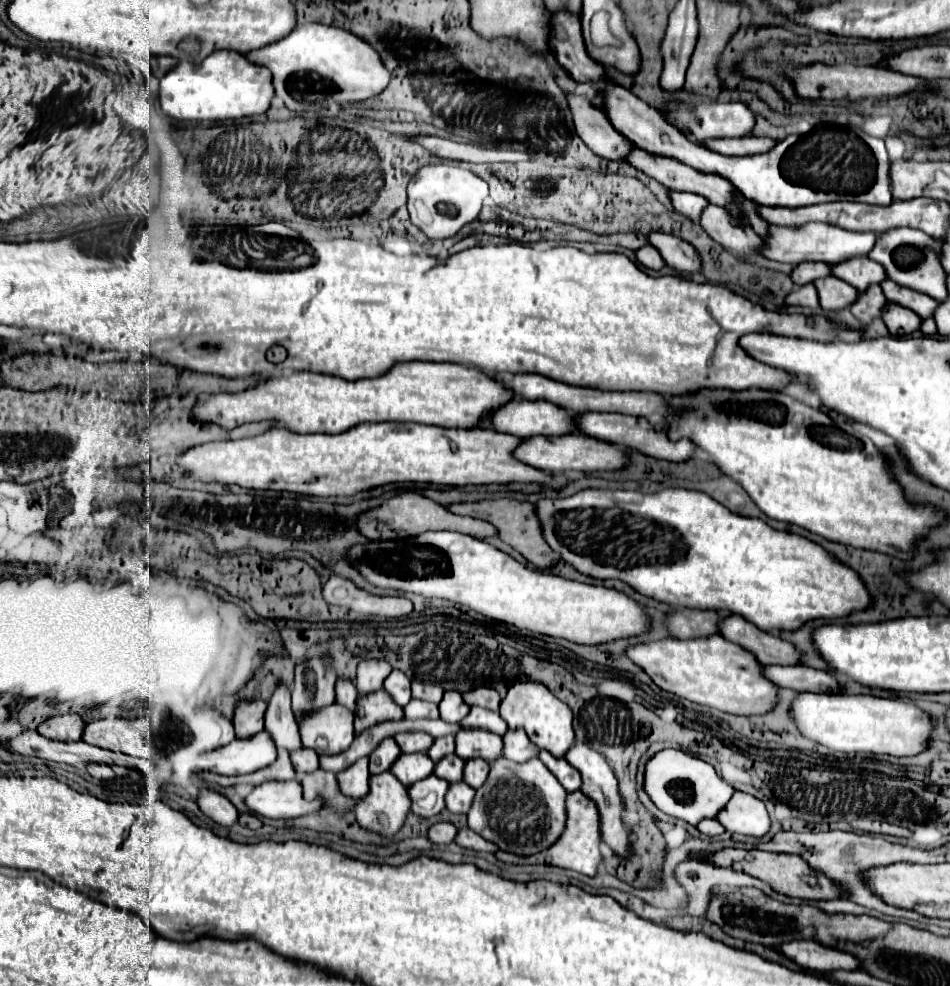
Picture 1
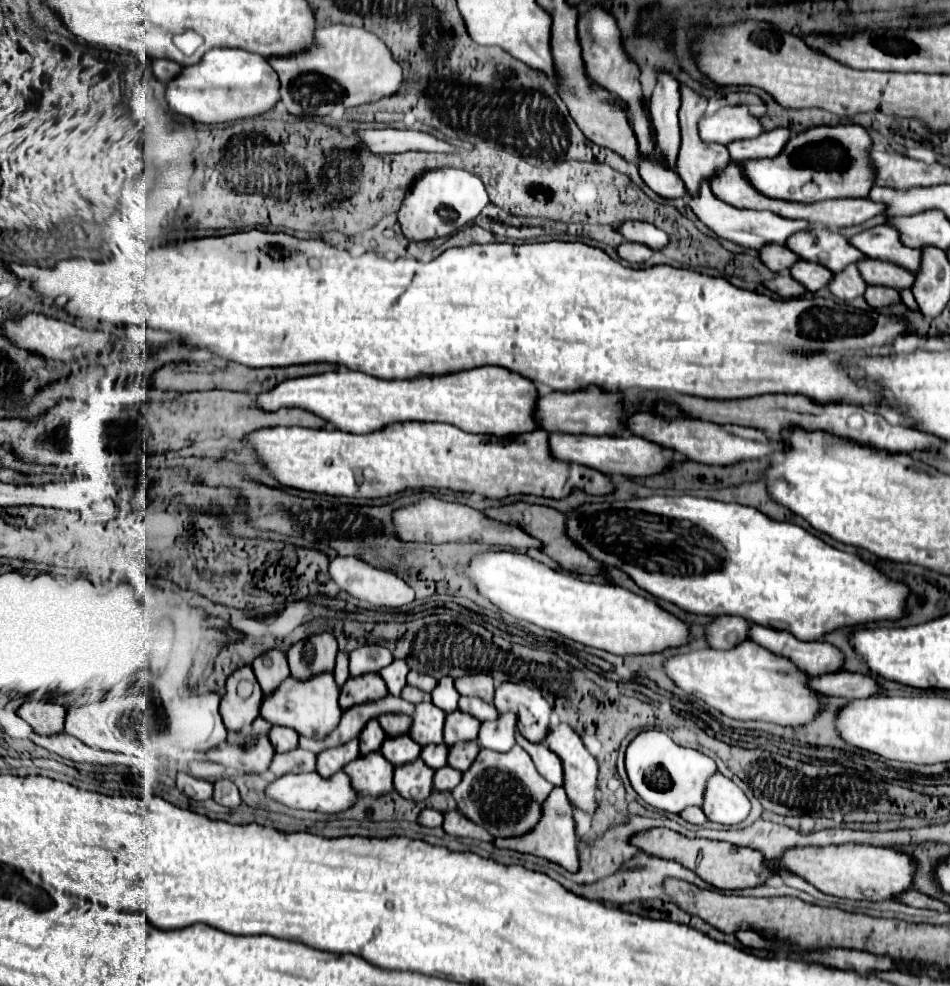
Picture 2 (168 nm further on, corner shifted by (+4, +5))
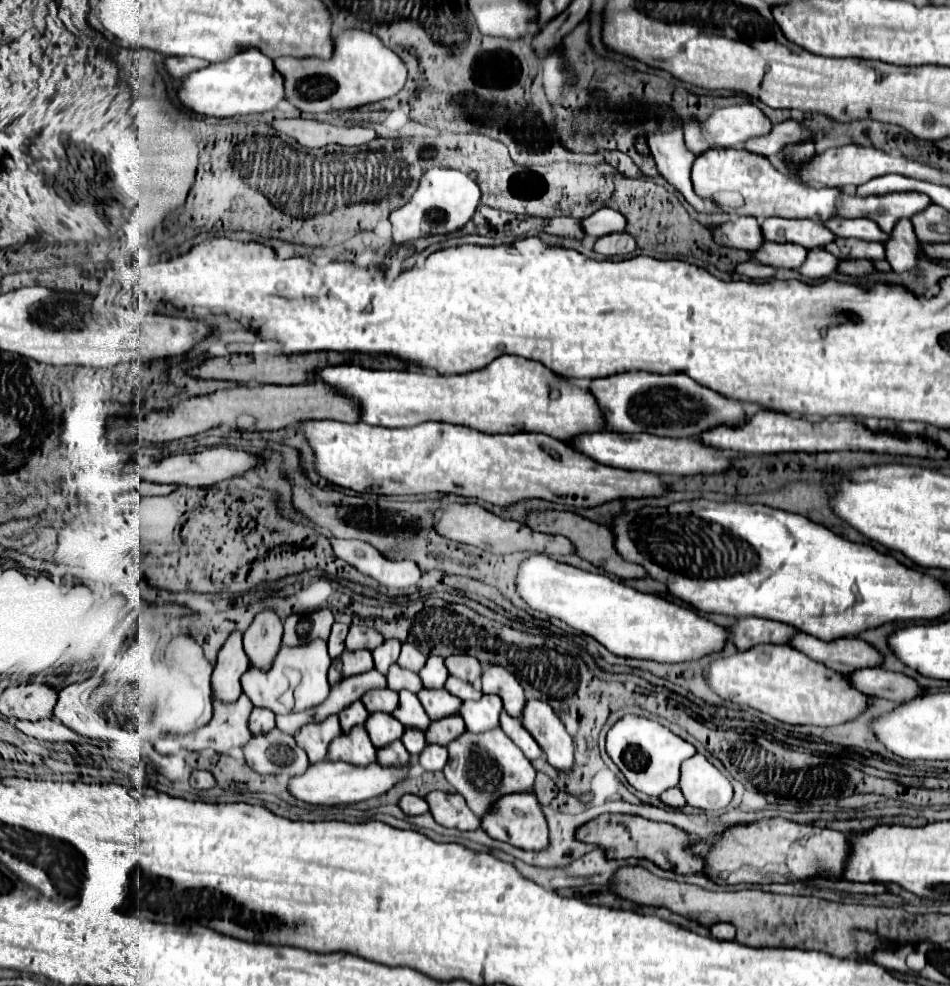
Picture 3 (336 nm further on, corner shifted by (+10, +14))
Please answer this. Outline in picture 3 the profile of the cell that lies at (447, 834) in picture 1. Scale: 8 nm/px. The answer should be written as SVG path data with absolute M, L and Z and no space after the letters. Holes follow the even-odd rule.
M404 795L400 799L400 807L406 815L424 815L424 813L428 813L428 803L418 795Z

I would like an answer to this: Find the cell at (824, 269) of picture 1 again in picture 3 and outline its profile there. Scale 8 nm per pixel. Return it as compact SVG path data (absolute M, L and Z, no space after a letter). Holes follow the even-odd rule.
M738 217L714 229L714 241L726 247L756 251L762 247L762 227L754 217Z

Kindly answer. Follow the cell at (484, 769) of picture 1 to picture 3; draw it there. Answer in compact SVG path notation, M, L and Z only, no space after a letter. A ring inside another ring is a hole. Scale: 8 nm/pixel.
M460 715L444 717L440 721L430 723L430 729L426 729L426 741L434 743L434 745L448 747L450 741L460 737L464 731L466 731L466 727L464 727L464 721Z

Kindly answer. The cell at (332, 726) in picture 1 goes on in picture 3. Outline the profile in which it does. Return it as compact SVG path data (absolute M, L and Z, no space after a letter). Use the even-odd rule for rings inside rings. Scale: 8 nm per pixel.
M310 641L300 647L282 645L270 671L260 671L256 667L250 667L242 675L242 691L256 707L270 709L276 715L300 713L300 711L320 705L328 697L328 693L330 693L330 685L328 685L330 663L332 663L332 659L328 655L324 641Z

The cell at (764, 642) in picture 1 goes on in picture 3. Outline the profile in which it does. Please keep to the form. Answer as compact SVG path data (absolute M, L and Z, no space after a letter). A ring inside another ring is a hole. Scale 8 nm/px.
M796 631L788 641L794 649L802 651L810 659L834 669L838 673L852 673L864 667L880 665L880 653L862 639L856 637L840 637L834 641L822 641L808 633Z

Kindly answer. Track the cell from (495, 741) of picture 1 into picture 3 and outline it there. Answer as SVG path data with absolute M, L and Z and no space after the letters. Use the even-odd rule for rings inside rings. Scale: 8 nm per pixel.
M422 689L418 693L418 699L422 701L422 707L426 709L426 713L432 721L450 717L450 715L458 713L462 707L462 701L454 695L450 695L446 689Z

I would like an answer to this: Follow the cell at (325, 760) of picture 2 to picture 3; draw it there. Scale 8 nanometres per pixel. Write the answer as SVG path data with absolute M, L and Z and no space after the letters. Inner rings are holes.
M336 715L328 717L324 723L318 725L306 725L296 733L296 743L308 753L310 763L318 763L326 759L330 741L334 737L340 737L342 729L340 729L340 721Z

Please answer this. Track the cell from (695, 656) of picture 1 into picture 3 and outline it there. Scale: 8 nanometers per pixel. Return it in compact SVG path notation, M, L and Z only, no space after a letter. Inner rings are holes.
M754 645L748 651L714 659L708 663L704 679L718 697L748 705L792 725L838 725L862 713L868 701L866 695L848 685L842 673L812 661L790 645Z

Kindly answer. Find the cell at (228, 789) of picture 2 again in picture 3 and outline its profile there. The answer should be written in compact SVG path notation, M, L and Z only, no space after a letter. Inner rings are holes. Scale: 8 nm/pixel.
M192 771L192 777L190 777L190 785L198 791L204 791L204 789L214 789L216 787L216 779L210 771Z

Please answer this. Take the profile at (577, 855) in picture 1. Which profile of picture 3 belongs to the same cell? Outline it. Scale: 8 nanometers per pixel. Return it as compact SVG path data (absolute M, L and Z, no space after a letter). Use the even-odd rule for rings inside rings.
M514 793L510 797L502 797L494 811L482 819L482 829L498 841L506 841L514 847L528 849L528 851L542 851L548 849L548 825L546 817L540 809L540 801L534 793Z

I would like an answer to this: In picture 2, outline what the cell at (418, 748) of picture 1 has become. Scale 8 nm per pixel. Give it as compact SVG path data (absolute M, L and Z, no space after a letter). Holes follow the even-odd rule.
M382 714L382 716L378 716L378 722L388 736L400 736L400 734L408 732L412 718L408 714Z

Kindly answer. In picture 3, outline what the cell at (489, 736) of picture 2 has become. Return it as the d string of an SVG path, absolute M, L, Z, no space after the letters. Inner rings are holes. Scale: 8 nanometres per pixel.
M484 695L480 701L466 701L462 705L462 711L460 711L460 715L466 723L466 729L470 733L486 733L490 729L500 727L500 721L498 721L500 713L502 713L502 699L498 695Z

